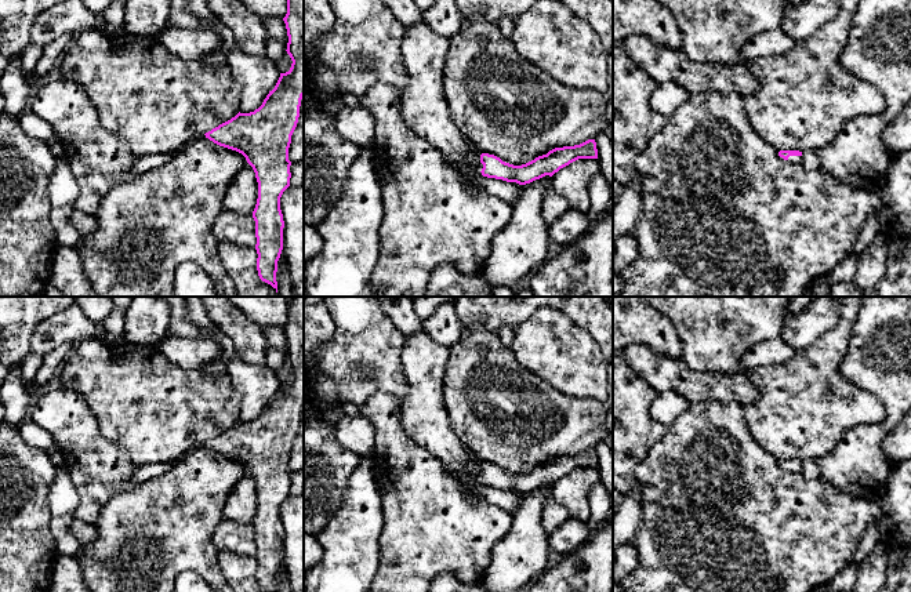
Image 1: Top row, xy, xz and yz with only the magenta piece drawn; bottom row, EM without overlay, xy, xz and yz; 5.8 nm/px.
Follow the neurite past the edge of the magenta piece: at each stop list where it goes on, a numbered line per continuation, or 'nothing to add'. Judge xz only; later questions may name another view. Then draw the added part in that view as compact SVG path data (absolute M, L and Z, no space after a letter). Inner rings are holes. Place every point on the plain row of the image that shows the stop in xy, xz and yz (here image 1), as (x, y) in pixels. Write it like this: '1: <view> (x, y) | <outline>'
1: xz (474, 475) | M480 465L471 468L469 471L464 471L460 473L460 483L471 484L480 483L482 484L483 473L480 472Z

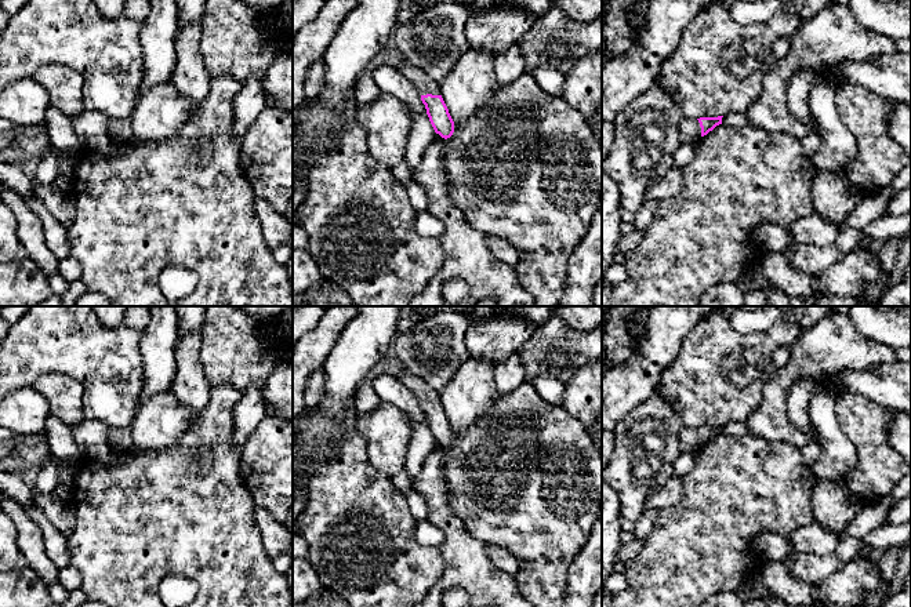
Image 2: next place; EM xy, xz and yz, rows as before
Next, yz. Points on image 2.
1: yz (689, 438) | M683 428L679 433L682 452L696 452L701 447L701 436L697 428Z

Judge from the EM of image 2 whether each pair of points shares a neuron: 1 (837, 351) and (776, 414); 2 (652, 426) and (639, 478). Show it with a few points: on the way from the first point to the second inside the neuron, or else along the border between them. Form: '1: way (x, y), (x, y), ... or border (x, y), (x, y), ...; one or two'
1: way (816, 355), (798, 367), (776, 389), (776, 393); one
2: way (648, 439), (646, 451), (639, 465); one

